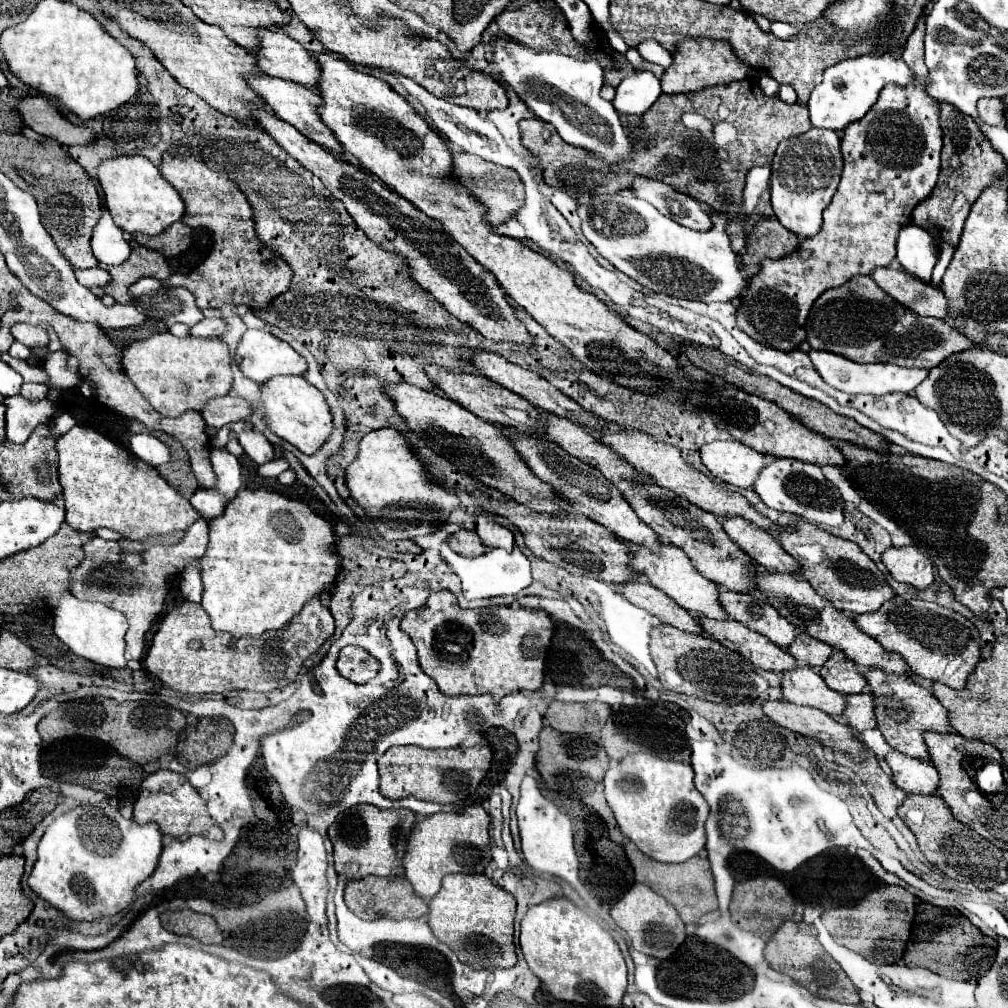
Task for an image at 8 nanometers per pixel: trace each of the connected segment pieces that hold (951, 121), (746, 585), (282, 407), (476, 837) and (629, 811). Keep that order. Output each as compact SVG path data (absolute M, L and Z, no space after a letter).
M950 103L940 105L940 125L944 131L944 147L942 147L942 169L938 183L932 191L932 197L924 199L912 213L914 225L928 231L934 239L934 243L940 247L944 243L958 245L960 235L964 229L964 221L970 213L970 207L974 205L976 197L990 187L996 177L1002 177L1006 173L1006 163L1000 153L992 149L988 139L980 133L972 117L966 117Z
M626 481L626 483L618 483L618 489L624 495L624 499L632 505L636 515L652 531L656 531L662 541L684 549L684 553L688 555L688 559L692 561L696 571L700 571L704 577L708 577L714 583L724 585L730 591L754 589L754 585L756 585L754 577L748 575L748 573L752 573L752 569L748 569L748 567L752 567L752 559L748 559L748 555L744 555L740 551L740 547L728 539L728 535L724 533L716 515L692 505L690 501L682 499L680 495L676 495L668 489L662 489L654 483Z
M272 377L272 381L264 381L260 385L258 407L264 409L268 429L306 455L312 455L332 433L332 417L324 395L302 377Z
M470 805L462 813L434 813L418 819L406 841L402 857L404 875L412 883L414 893L422 899L432 899L438 893L444 875L484 873L484 867L492 859L488 825L490 817L482 805Z
M634 753L614 763L606 777L606 801L614 811L620 831L648 857L662 863L684 863L706 845L704 823L708 803L694 787L692 767L666 761L652 753Z

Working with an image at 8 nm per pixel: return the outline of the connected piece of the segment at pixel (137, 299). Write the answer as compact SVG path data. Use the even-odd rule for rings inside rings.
M144 277L132 285L130 293L134 295L134 305L150 319L166 321L168 325L184 323L190 327L202 319L194 297L184 287L166 289L158 279Z

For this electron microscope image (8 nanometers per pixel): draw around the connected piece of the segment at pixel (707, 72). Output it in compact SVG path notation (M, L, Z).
M684 39L676 43L676 51L672 53L672 65L662 75L662 91L664 93L690 93L698 89L706 89L720 83L732 83L746 79L752 67L744 67L742 61L732 53L732 45L728 41L712 41L712 39Z

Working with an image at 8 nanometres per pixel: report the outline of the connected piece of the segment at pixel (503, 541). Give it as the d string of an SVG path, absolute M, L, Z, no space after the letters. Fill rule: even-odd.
M478 519L476 523L476 533L482 539L484 547L488 549L506 549L512 551L514 547L514 535L510 529L490 521L490 519Z

